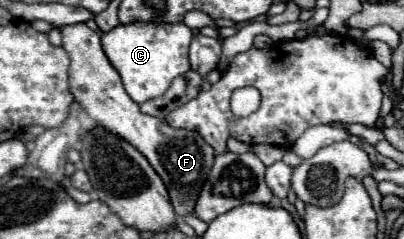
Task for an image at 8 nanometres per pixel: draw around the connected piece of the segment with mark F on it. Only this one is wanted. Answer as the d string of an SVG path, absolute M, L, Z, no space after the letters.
M84 23L66 25L66 27L60 27L60 31L62 31L62 47L72 59L70 91L74 95L76 103L108 133L126 139L140 153L144 153L144 157L150 161L150 165L156 169L156 173L166 183L178 217L192 213L198 193L212 169L214 149L196 131L176 129L158 117L140 113L140 105L136 101L132 101L128 97L128 93L124 91L118 71L114 69L114 73L112 73L112 65L100 45L100 33L92 31Z

